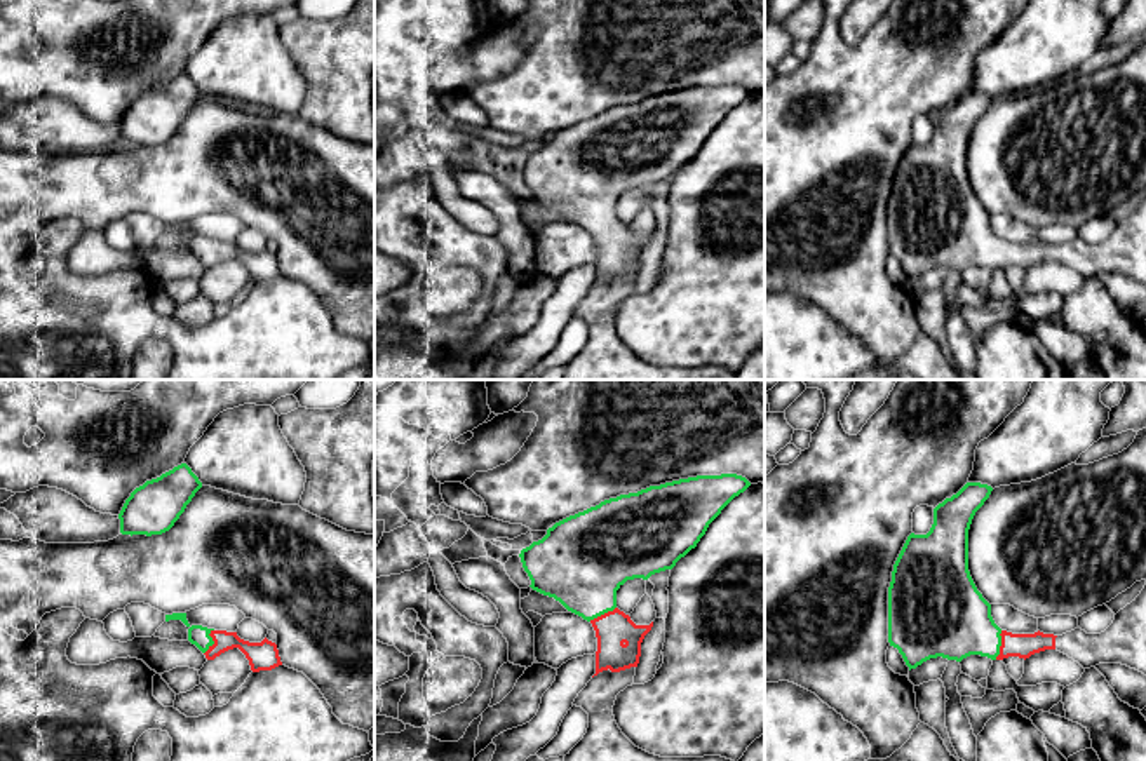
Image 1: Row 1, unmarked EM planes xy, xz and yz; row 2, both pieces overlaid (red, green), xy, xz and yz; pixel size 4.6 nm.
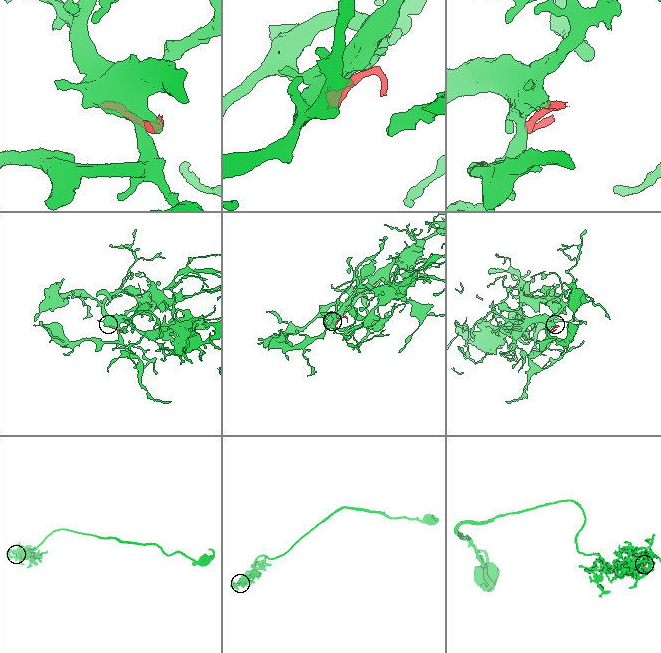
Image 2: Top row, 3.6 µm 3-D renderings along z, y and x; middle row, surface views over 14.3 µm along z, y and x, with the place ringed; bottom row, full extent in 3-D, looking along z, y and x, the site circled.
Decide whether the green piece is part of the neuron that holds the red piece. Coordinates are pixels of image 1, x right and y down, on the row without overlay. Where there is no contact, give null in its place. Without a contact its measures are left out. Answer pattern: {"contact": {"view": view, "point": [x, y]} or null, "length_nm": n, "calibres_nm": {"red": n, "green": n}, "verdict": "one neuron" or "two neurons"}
{"contact": {"view": "yz", "point": [1002, 255]}, "length_nm": 140, "calibres_nm": {"red": 110, "green": 340}, "verdict": "one neuron"}

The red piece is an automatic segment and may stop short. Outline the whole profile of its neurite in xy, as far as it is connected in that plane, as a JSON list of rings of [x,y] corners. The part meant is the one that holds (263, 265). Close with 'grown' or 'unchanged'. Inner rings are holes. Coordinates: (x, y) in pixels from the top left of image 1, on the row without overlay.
[[[192,235],[188,239],[188,251],[195,254],[207,270],[214,270],[221,263],[239,258],[249,270],[253,282],[272,280],[282,275],[277,254],[266,247],[261,253],[249,253],[240,249],[237,242]]] | grown

